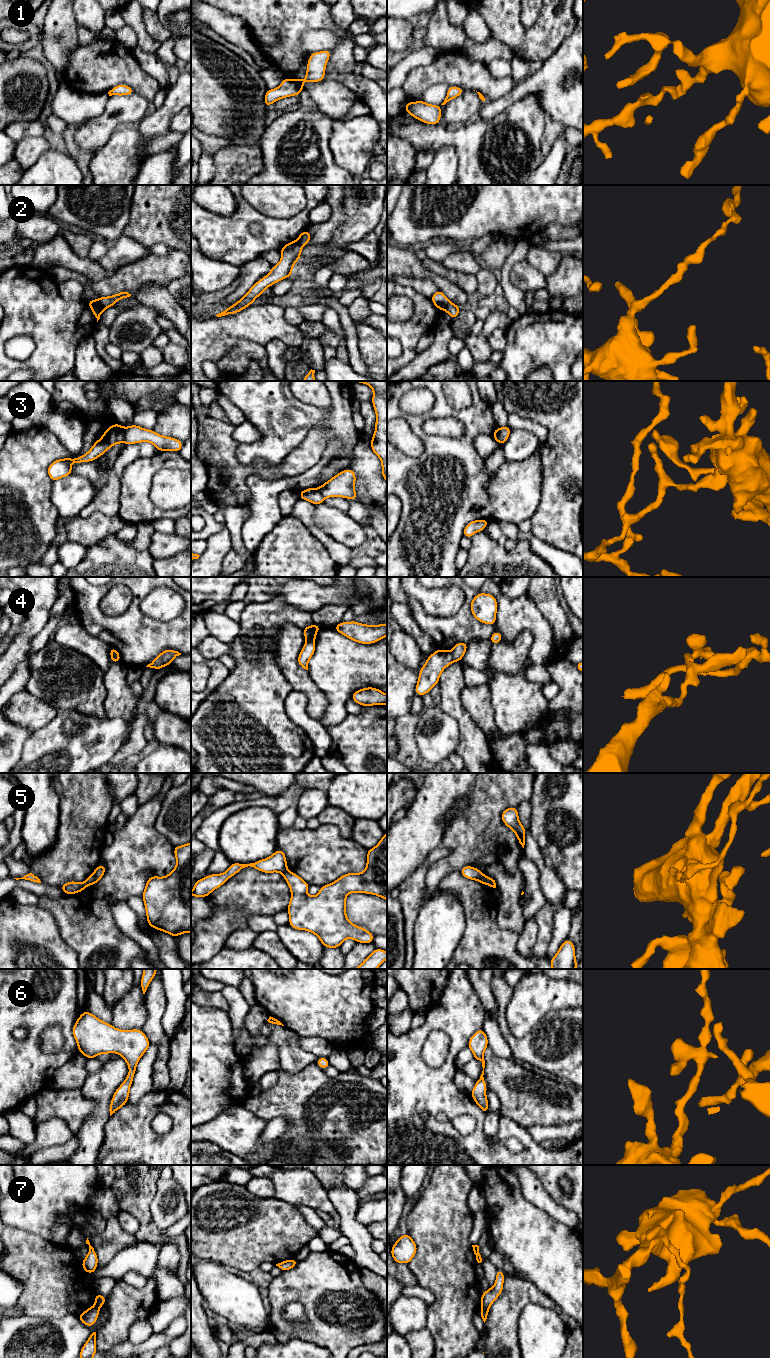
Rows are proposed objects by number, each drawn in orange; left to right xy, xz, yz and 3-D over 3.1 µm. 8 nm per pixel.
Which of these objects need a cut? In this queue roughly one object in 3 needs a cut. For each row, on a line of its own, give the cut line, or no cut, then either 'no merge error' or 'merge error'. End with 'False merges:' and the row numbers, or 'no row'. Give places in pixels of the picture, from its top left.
1: cut none; no merge error
2: cut xy (98, 299), (104, 308); merge error
3: cut xy (124, 428), (125, 442); merge error
4: cut yz (450, 651), (454, 660); merge error
5: cut yz (486, 877), (487, 884); merge error
6: cut none; no merge error
7: cut yz (481, 1306), (488, 1307); merge error
False merges: 2, 3, 4, 5, 7

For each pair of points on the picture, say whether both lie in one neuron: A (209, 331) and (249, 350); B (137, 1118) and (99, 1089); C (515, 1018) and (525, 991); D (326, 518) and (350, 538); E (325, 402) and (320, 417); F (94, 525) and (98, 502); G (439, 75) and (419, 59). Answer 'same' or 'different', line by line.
A: different
B: different
C: same
D: same
E: different
F: different
G: different

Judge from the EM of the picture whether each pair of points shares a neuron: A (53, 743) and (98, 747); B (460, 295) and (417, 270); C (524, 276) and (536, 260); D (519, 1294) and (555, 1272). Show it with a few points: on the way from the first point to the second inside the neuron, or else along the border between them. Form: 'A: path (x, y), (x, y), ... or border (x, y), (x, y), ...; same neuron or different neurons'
A: path (64, 743), (87, 743); same neuron
B: path (449, 289), (439, 280), (428, 274); same neuron
C: border (525, 259), (546, 276); different neurons
D: border (518, 1276), (531, 1281), (552, 1300); different neurons

